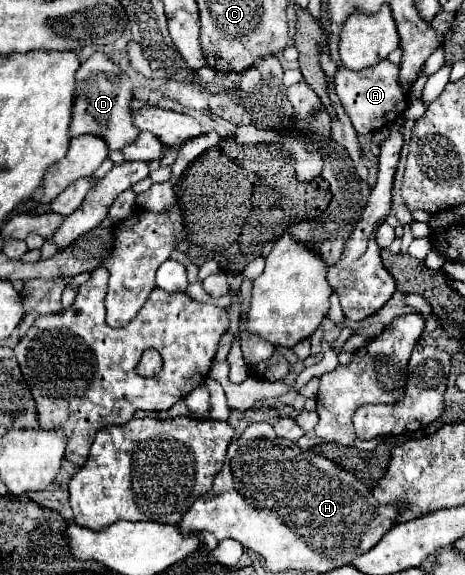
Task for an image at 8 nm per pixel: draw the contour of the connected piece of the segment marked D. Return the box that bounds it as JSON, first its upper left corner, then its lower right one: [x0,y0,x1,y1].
[70,54,140,150]

